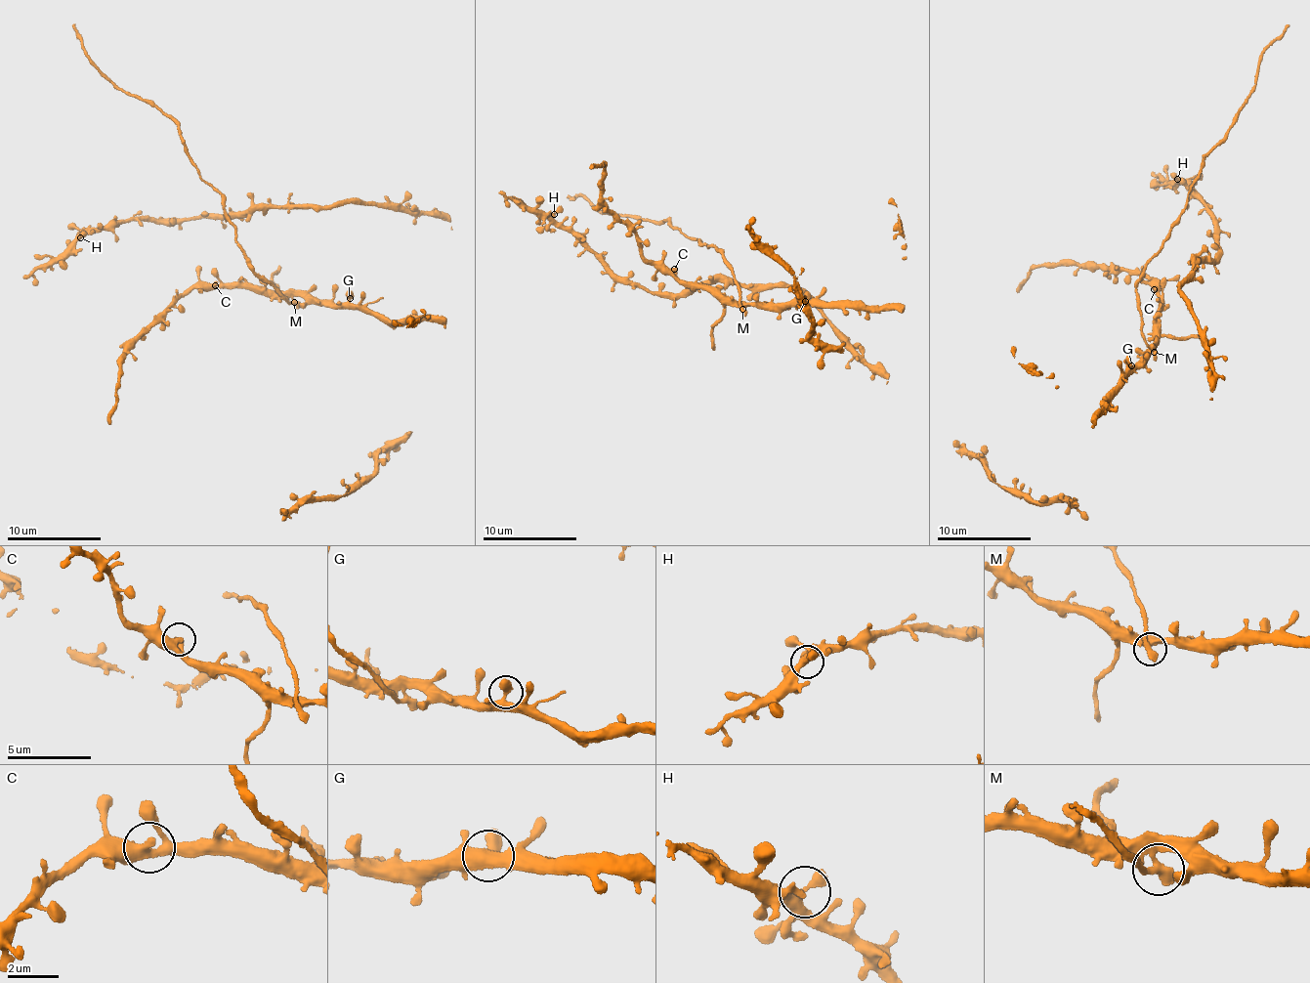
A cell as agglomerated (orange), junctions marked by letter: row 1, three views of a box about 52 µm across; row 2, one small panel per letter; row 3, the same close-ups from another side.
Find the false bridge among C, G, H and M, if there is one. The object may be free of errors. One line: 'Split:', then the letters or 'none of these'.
Split: M

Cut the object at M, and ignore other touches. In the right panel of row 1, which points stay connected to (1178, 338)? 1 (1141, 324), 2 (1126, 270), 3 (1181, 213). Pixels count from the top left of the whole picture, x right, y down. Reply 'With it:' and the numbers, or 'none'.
With it: 2

